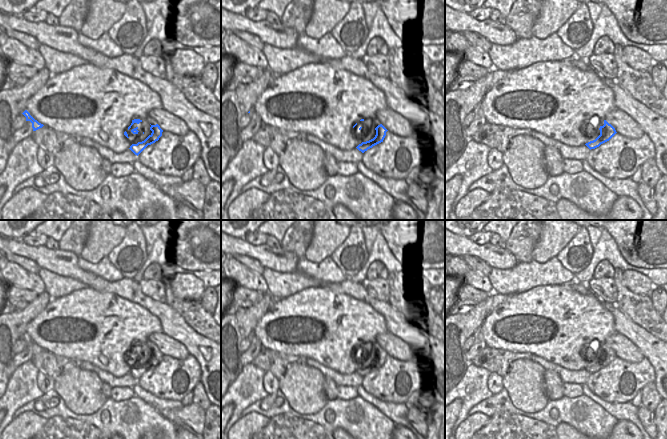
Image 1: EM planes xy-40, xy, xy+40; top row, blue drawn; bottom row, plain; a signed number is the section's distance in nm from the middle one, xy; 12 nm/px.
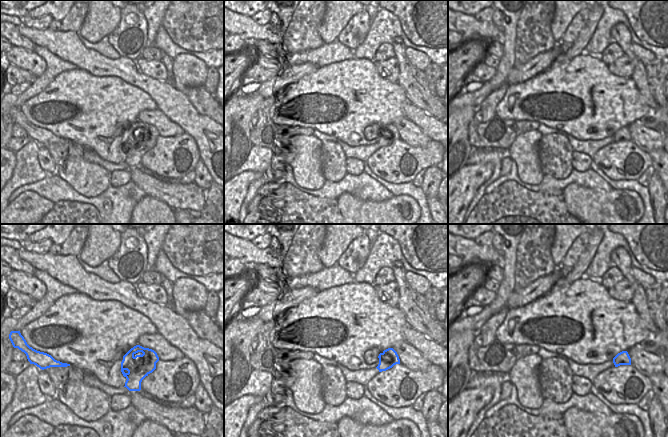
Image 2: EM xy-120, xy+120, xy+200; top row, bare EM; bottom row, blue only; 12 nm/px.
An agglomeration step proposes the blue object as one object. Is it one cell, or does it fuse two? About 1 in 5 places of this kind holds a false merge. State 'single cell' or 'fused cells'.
single cell

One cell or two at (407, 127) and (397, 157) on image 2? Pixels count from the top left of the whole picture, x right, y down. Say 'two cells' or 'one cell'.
two cells

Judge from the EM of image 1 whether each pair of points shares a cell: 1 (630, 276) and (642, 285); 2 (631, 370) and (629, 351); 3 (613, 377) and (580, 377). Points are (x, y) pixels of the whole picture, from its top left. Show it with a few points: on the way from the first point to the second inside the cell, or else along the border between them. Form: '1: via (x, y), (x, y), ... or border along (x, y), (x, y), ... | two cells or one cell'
1: via (633, 279), (639, 284) | one cell
2: border along (617, 356), (630, 362), (639, 362), (644, 357) | two cells
3: border along (589, 374), (586, 385), (599, 398) | two cells

